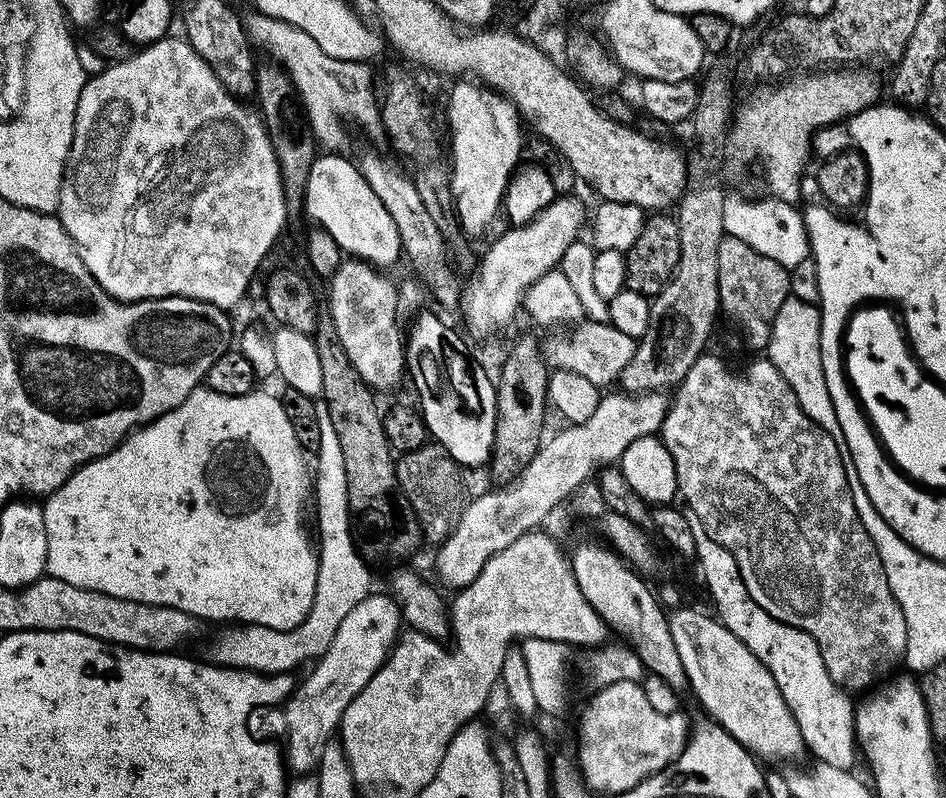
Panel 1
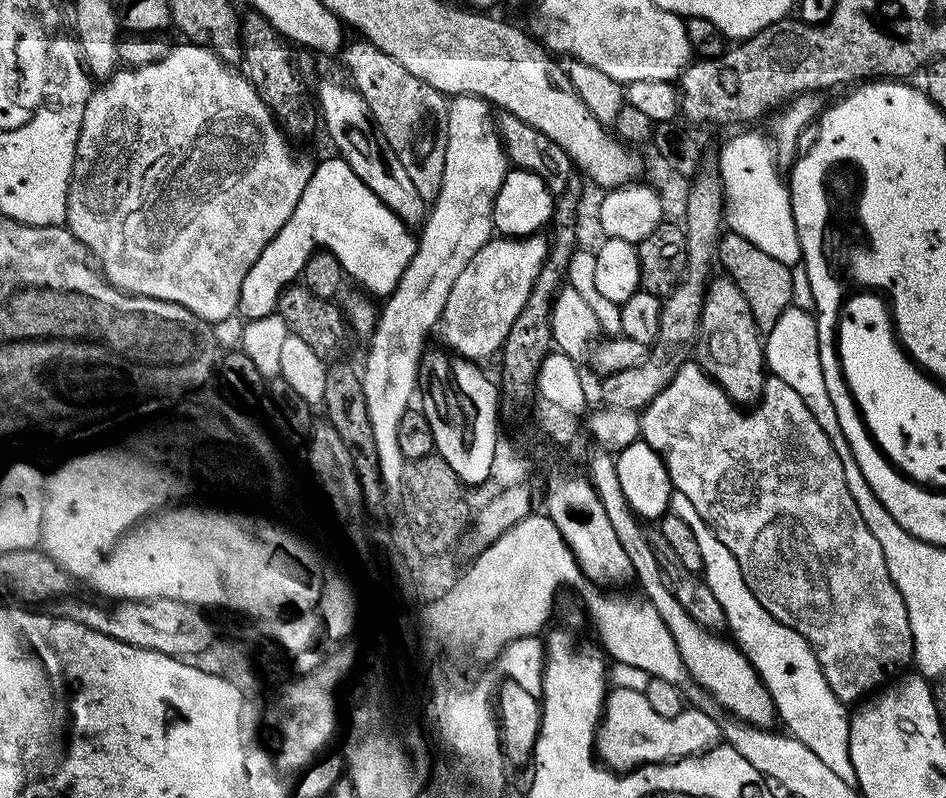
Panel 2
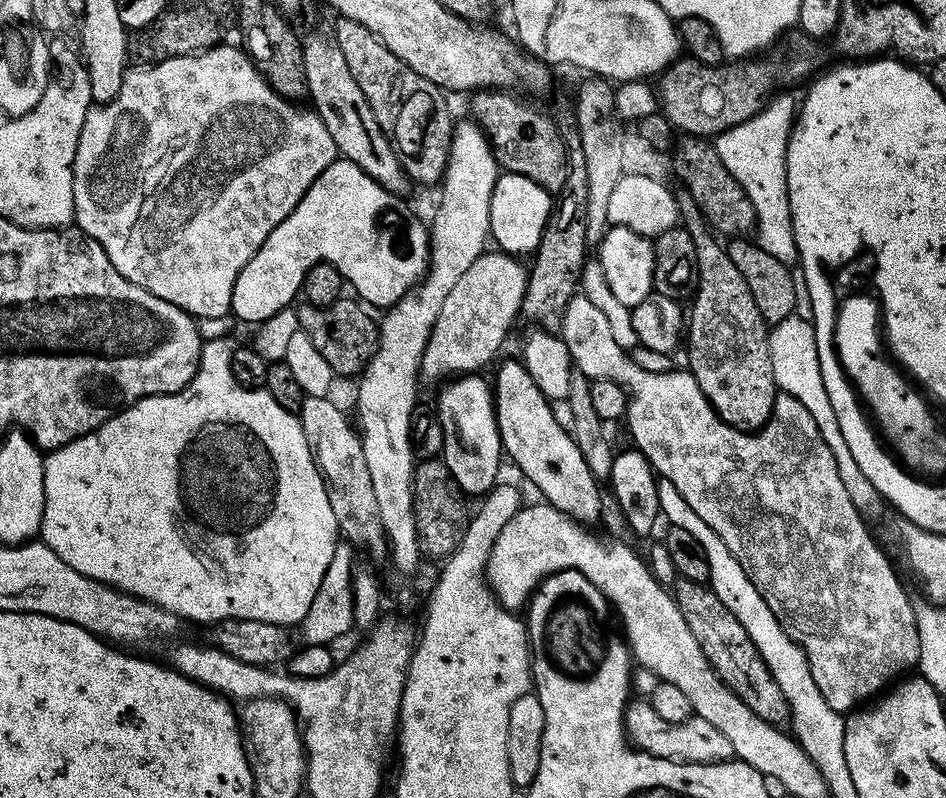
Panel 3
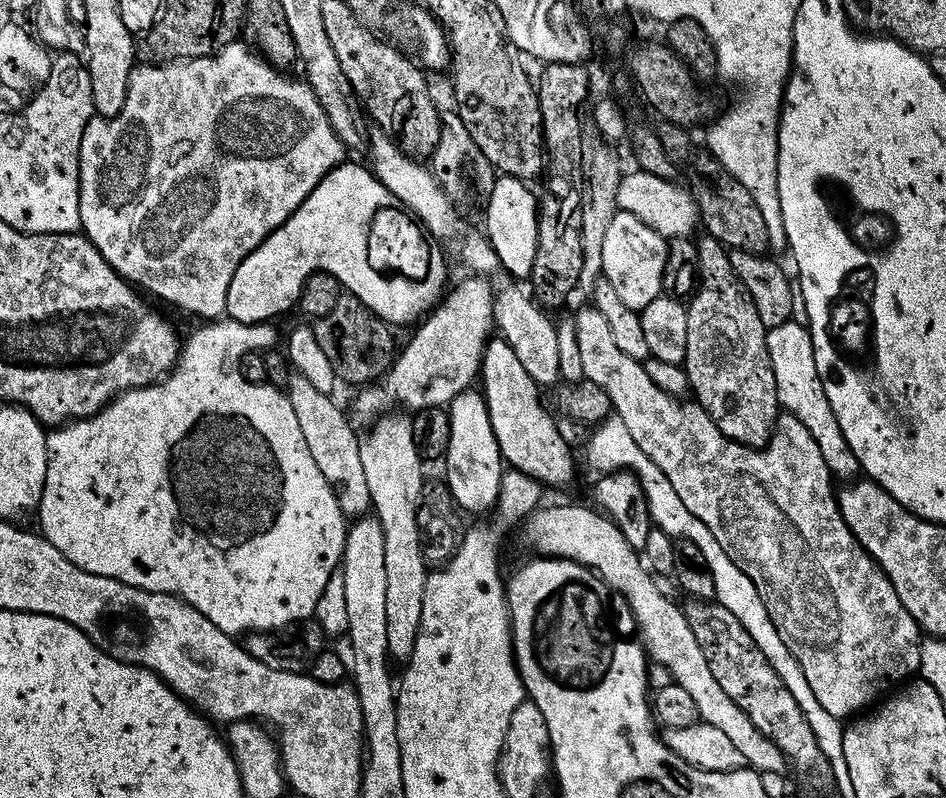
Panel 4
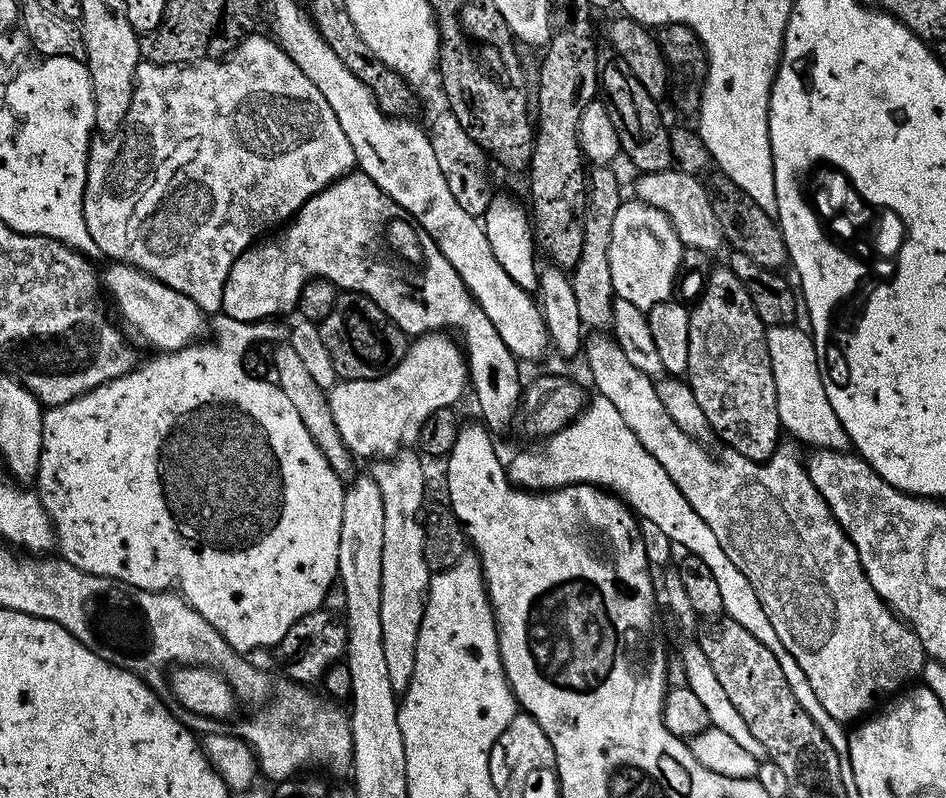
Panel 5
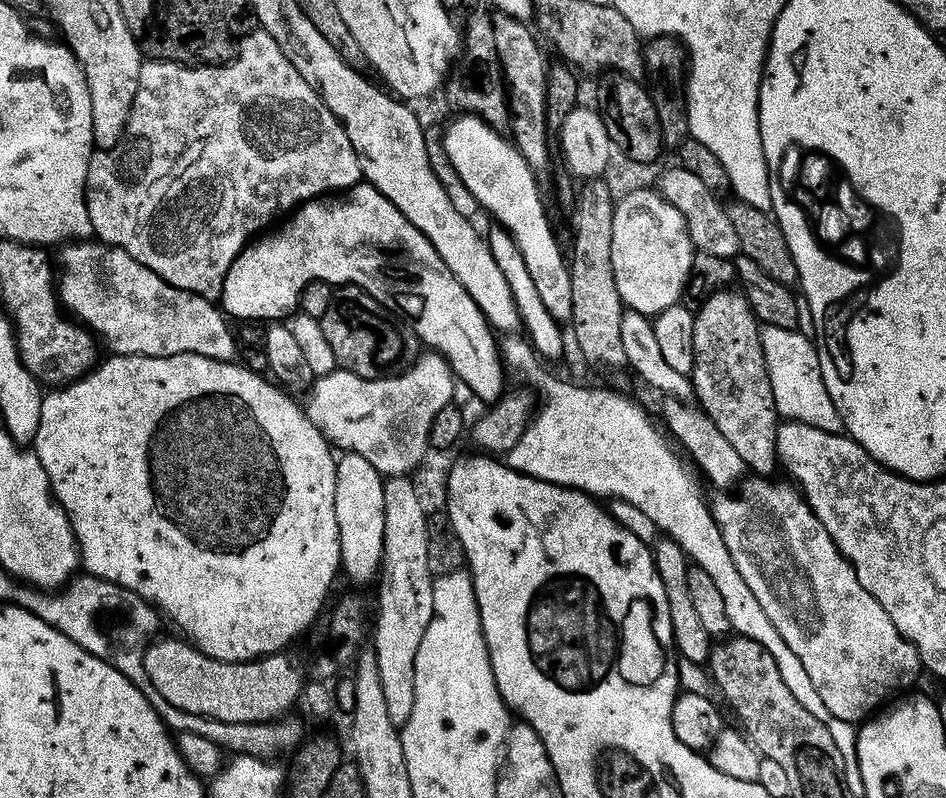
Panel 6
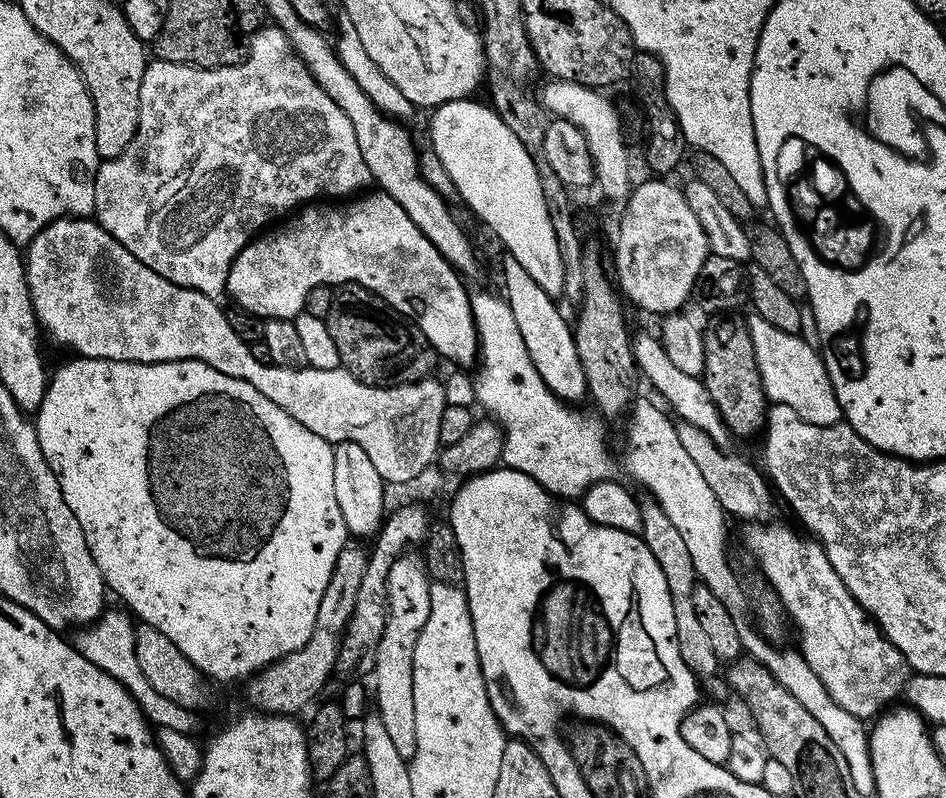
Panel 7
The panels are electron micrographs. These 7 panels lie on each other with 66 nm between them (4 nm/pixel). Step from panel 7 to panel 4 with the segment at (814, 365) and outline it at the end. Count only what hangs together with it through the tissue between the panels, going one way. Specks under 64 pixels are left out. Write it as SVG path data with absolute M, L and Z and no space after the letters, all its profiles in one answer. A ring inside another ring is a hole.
M791 322L774 326L767 331L779 407L785 412L794 414L794 418L798 418L798 422L802 422L802 426L810 430L814 442L818 442L818 450L822 450L822 458L826 458L833 477L855 477L861 471L860 463L854 458L842 434L842 426L838 426L838 418L834 418L834 410L830 410L830 402L826 402L826 390L822 390L822 382L818 378L818 366L814 366L812 333L807 327Z

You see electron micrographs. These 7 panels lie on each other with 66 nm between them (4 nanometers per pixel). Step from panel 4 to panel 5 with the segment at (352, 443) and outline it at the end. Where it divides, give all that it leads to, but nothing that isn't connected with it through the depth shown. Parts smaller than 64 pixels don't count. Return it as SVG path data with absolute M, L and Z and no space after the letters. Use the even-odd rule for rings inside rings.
M284 342L277 348L280 349L270 356L270 368L274 373L275 383L279 384L282 394L286 394L286 398L290 398L294 410L298 410L298 418L302 418L302 422L306 422L306 430L310 430L310 436L314 438L318 450L322 450L326 462L330 462L330 466L340 477L347 477L347 472L351 470L352 463L354 463L354 457L342 442L342 434L338 434L338 426L334 426L334 418L330 414L328 406L328 392L320 388L318 382L314 382L313 376L306 370L306 366L299 358L298 353L294 351L292 344Z

